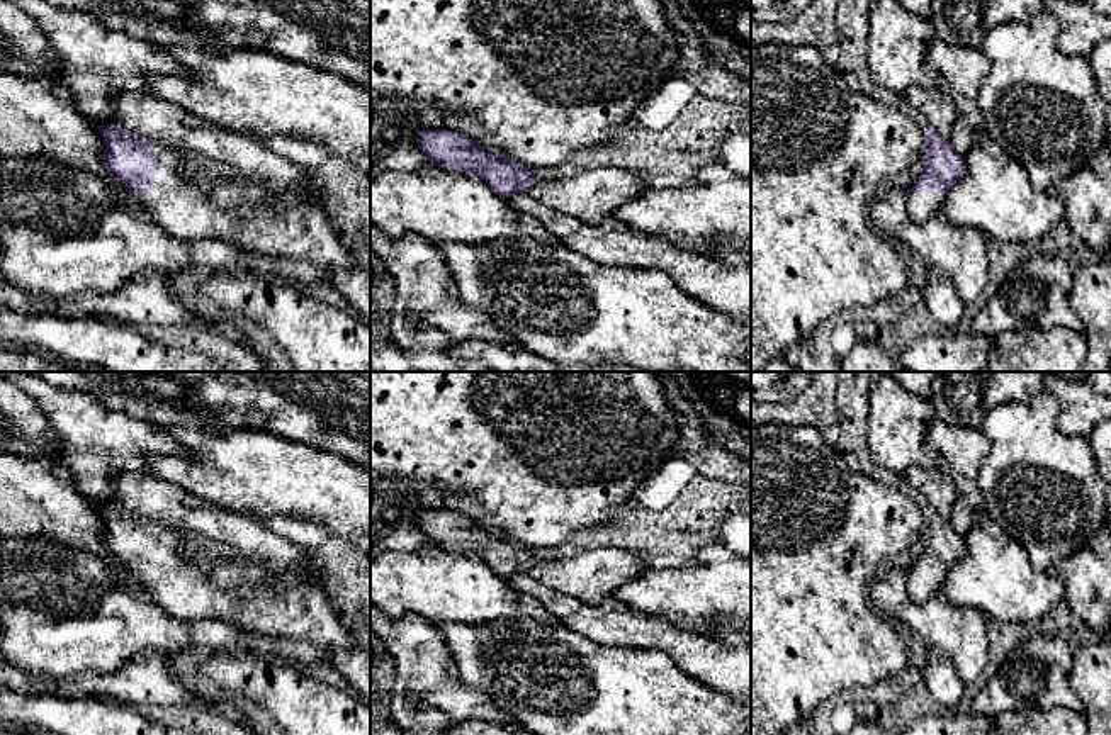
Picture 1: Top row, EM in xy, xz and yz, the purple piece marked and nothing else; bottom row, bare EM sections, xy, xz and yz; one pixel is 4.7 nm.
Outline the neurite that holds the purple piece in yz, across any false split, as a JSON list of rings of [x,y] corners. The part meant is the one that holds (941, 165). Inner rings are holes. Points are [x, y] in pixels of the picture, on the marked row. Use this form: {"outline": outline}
{"outline": [[[911,87],[902,97],[921,114],[926,127],[922,171],[905,194],[911,219],[926,224],[943,212],[945,197],[965,175],[967,163],[950,143],[956,119],[955,102],[938,87]]]}

